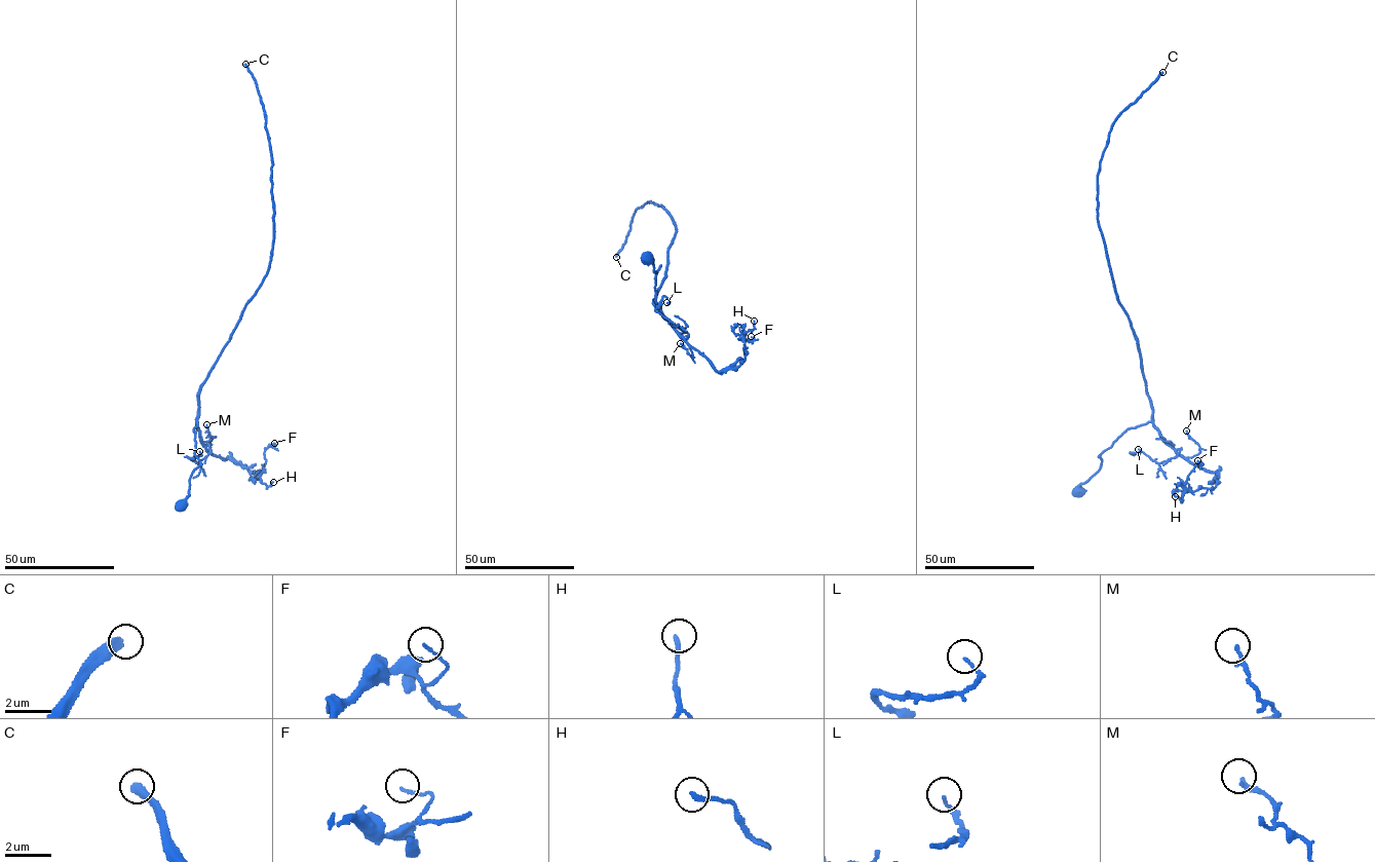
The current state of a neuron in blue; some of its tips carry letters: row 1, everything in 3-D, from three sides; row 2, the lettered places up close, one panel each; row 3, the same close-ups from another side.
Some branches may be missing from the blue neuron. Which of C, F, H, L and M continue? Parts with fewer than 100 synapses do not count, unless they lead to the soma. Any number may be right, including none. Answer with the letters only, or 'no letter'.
C

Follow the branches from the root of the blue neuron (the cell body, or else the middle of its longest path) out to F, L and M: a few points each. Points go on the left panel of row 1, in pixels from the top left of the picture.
F: (180, 506), (200, 464), (197, 422), (209, 452), (259, 477), (274, 443)
L: (180, 506), (200, 464), (194, 453), (197, 422), (211, 453), (196, 462), (184, 456), (193, 458), (199, 451)
M: (180, 506), (200, 464), (194, 453), (197, 422), (200, 442), (207, 451), (211, 447), (206, 424)

